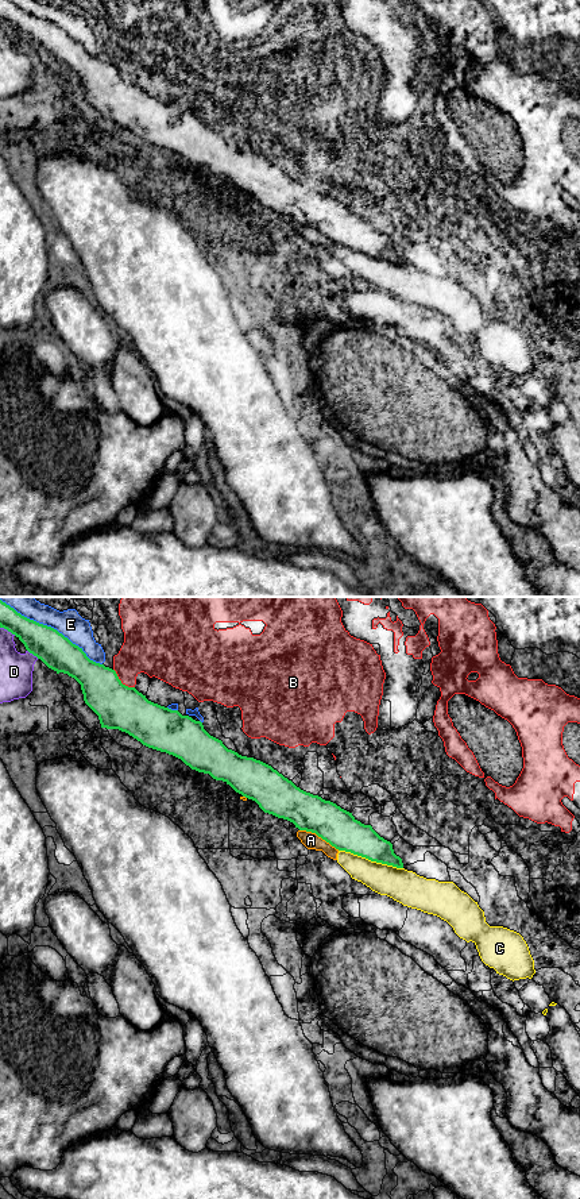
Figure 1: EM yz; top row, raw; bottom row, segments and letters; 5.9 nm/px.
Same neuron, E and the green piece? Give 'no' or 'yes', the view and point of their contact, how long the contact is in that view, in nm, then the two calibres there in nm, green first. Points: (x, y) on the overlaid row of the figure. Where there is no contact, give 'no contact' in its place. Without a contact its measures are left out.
no | yz (50, 627) | 700 nm | 200/160 nm

